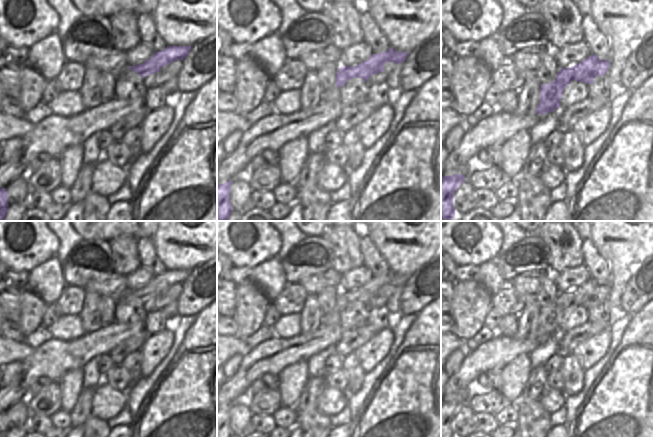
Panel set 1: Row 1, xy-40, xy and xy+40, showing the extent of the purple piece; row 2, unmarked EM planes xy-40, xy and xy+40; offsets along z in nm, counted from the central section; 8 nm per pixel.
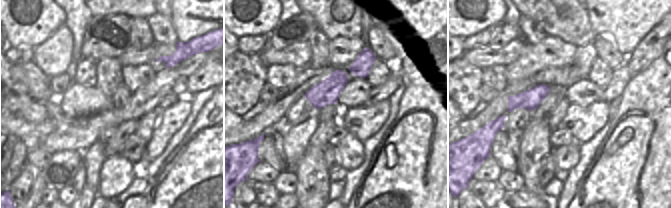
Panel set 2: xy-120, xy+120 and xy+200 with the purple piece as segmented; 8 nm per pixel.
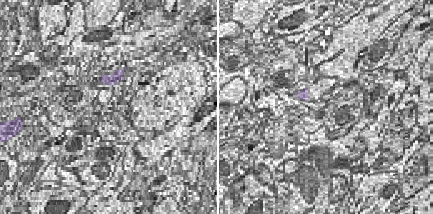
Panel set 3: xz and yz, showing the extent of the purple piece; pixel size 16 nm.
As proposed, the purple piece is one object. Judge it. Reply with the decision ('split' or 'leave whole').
leave whole

